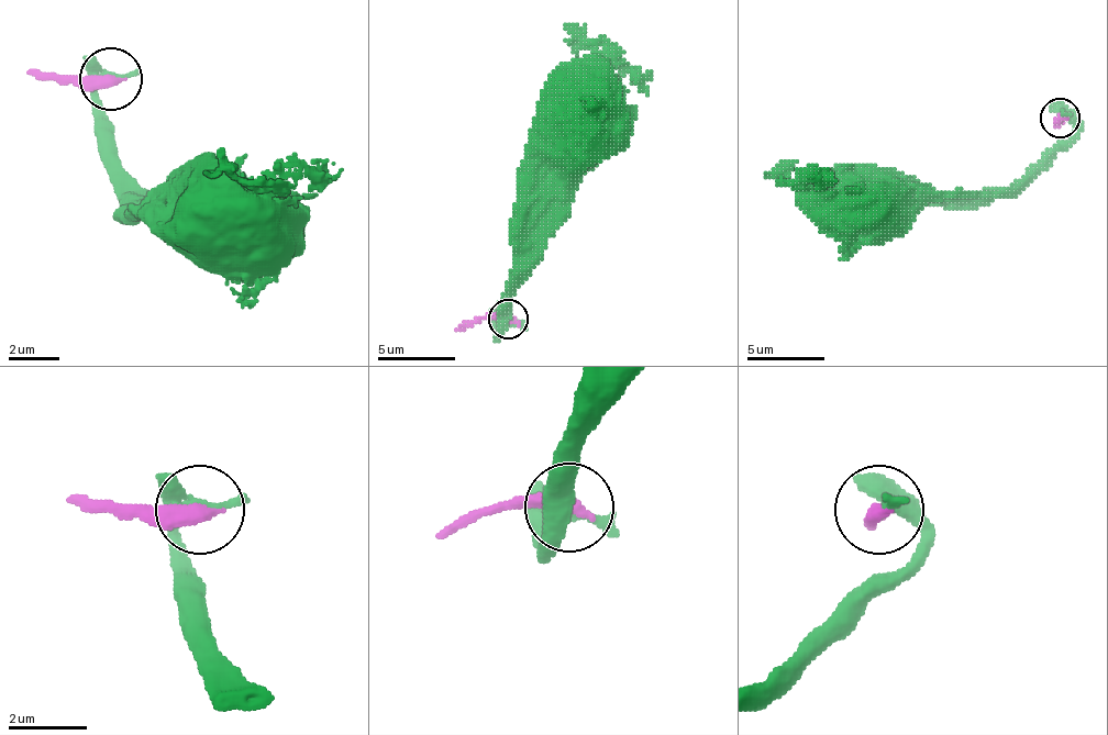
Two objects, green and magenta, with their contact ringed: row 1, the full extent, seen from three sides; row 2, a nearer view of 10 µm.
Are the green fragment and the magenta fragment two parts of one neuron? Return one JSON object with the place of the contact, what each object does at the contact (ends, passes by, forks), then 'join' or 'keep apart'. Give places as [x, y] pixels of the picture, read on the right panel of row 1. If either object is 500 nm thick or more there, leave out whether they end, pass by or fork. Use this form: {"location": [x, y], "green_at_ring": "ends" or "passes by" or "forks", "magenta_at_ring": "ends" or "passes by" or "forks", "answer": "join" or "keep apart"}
{"location": [1060, 118], "green_at_ring": "forks", "magenta_at_ring": "ends", "answer": "keep apart"}

